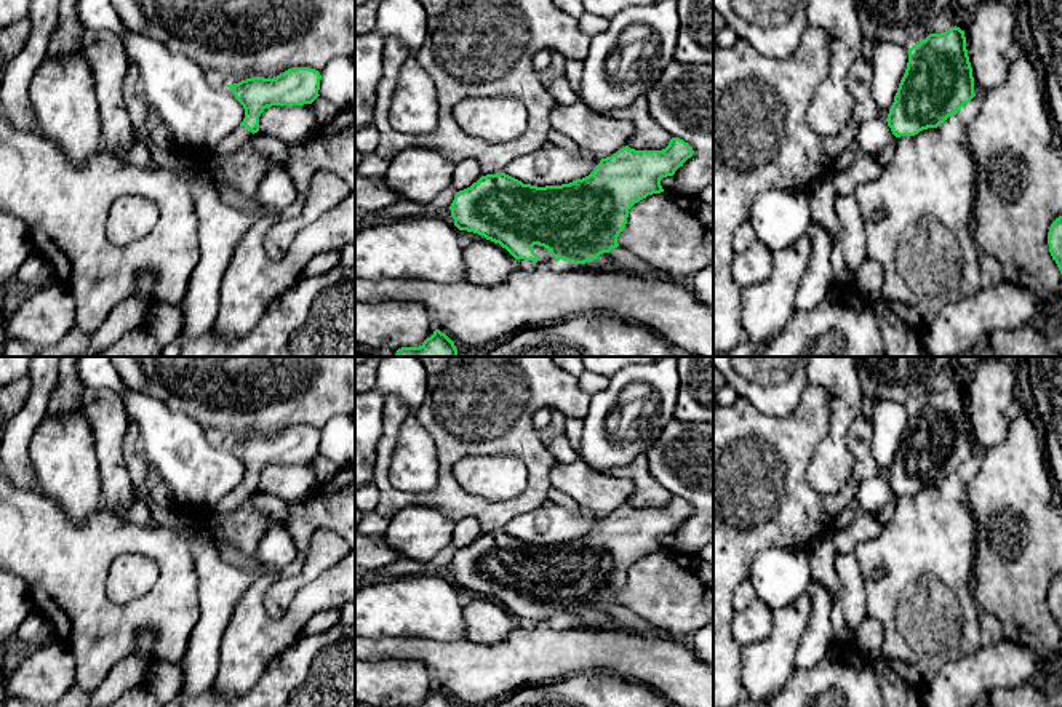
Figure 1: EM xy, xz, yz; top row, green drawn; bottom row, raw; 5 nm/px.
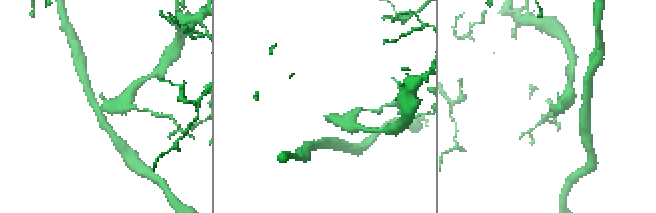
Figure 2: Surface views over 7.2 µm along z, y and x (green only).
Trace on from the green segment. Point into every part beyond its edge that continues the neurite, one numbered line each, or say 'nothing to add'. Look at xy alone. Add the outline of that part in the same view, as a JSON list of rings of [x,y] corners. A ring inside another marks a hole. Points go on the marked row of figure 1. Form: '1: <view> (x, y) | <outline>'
1: xy (227, 146) | [[[238,126],[230,131],[224,139],[219,141],[216,149],[213,150],[213,157],[218,165],[224,163],[229,157],[232,157],[243,144],[251,139],[253,133],[245,128]]]

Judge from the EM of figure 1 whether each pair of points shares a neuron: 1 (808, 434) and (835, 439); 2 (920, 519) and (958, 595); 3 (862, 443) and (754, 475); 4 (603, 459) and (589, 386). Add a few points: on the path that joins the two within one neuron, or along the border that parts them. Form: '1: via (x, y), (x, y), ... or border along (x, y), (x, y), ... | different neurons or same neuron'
1: border along (830, 400), (830, 427), (818, 445), (808, 472) | different neurons
2: via (928, 538), (928, 565), (939, 576) | same neuron
3: via (856, 479), (835, 501), (789, 501) | same neuron
4: border along (611, 378), (603, 389), (592, 395) | different neurons

